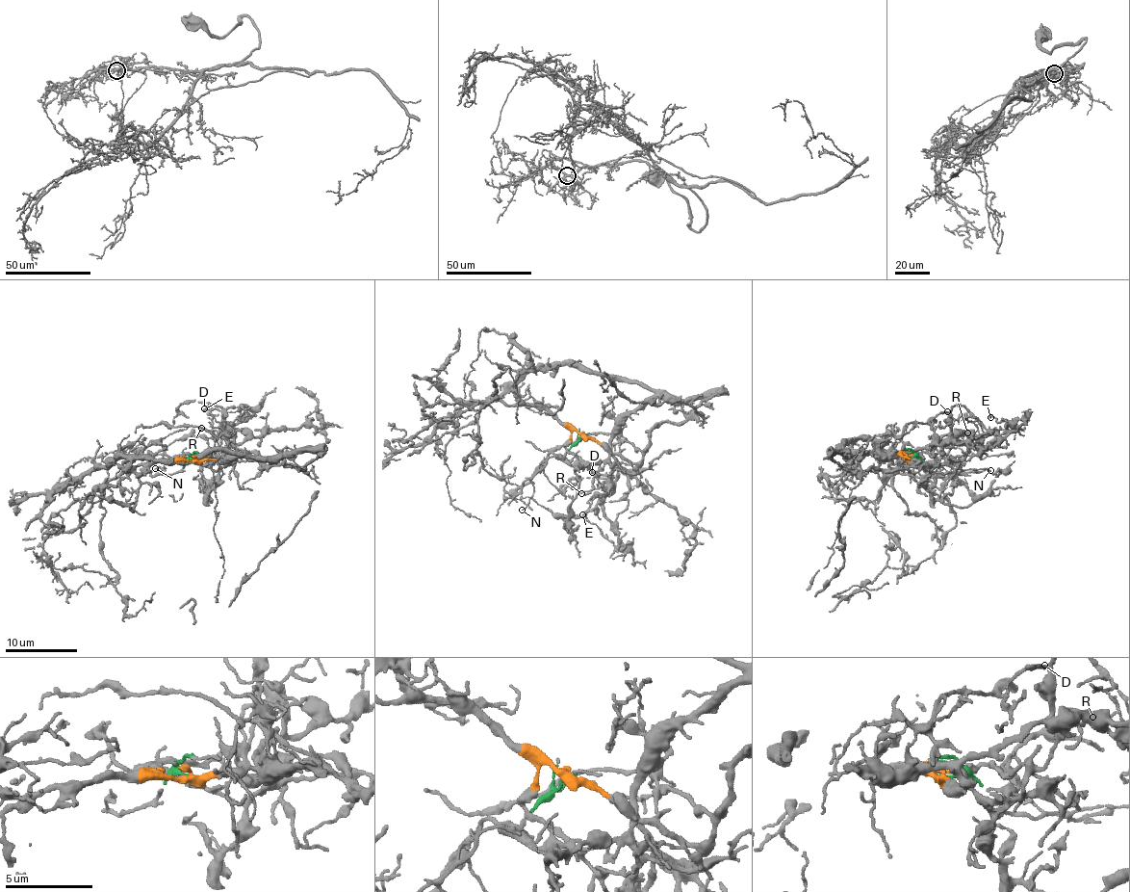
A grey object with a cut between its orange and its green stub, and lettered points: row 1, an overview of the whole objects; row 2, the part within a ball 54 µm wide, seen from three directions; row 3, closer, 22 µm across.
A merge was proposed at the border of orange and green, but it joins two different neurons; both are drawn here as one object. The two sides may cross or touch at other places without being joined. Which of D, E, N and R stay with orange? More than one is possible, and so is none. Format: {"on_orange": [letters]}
{"on_orange": ["D", "E", "R"]}

